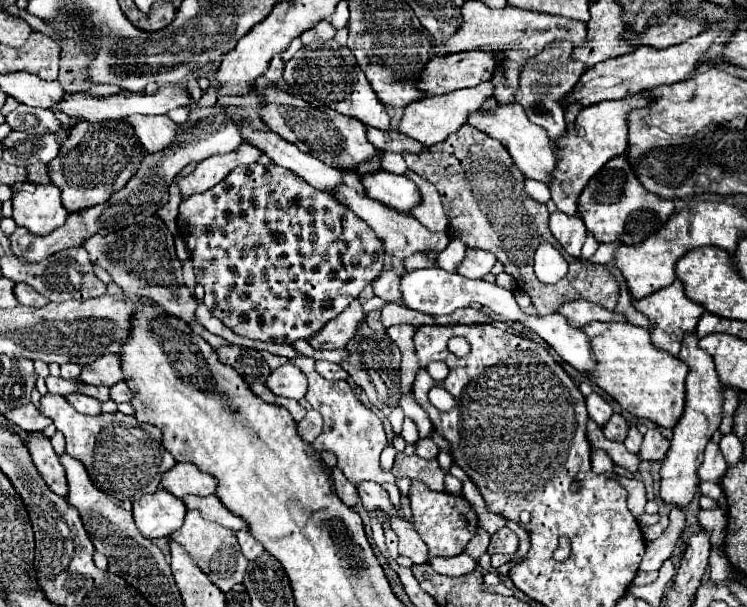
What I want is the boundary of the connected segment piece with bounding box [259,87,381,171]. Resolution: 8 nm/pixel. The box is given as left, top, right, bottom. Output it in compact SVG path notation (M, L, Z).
M267 87L263 93L263 107L259 115L263 123L273 131L279 133L283 139L295 143L301 151L321 159L323 163L335 169L355 169L361 161L369 161L371 157L381 157L381 151L371 147L365 135L365 125L359 119L351 119L347 115L339 115L327 107L313 107L299 99L293 93L287 93L279 87Z

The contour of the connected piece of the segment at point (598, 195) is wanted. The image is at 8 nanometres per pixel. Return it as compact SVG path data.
M625 155L605 163L605 167L587 183L577 201L577 215L599 243L635 245L645 237L655 235L655 231L659 231L659 227L663 227L663 223L667 223L673 213L675 205L671 199L661 199L643 189L627 165Z

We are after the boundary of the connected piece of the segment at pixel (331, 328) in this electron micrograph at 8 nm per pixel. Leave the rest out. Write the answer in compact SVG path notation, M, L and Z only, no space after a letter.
M355 299L341 315L331 319L323 329L319 329L307 341L313 349L319 349L319 351L343 349L347 345L347 341L355 335L361 319L363 319L363 307Z

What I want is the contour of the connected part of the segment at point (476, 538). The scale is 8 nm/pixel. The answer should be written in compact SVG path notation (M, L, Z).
M479 529L479 531L473 535L473 539L469 541L465 553L471 555L473 559L479 559L479 557L487 551L487 547L489 547L489 535L487 535L487 531Z

